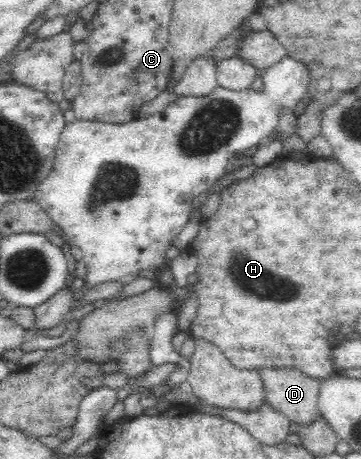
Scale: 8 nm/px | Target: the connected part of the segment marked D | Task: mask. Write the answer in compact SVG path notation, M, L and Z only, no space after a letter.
M259 368L267 404L283 413L291 423L311 424L318 414L318 379L311 378L295 368Z

